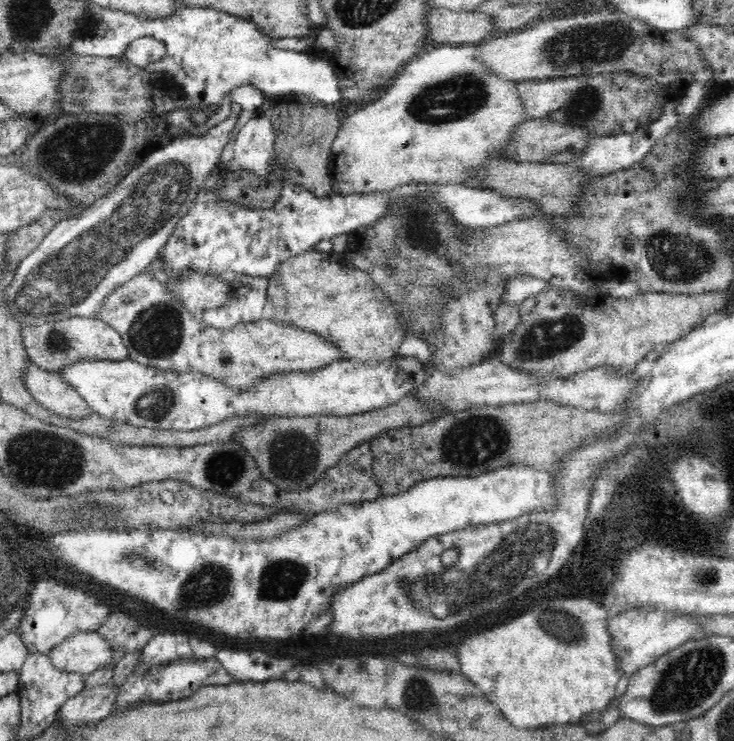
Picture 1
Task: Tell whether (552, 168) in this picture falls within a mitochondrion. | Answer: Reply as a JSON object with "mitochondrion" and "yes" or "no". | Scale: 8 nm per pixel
{"mitochondrion":"no"}

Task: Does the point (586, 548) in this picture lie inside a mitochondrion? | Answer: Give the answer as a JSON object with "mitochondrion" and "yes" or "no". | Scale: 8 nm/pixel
{"mitochondrion":"no"}

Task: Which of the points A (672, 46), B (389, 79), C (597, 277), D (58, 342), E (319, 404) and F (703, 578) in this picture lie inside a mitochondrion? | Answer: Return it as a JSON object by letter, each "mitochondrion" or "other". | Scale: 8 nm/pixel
{"A":"other","B":"other","C":"other","D":"mitochondrion","E":"other","F":"mitochondrion"}

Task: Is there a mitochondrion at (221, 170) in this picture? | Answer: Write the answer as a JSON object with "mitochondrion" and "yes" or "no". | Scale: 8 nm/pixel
{"mitochondrion":"no"}

